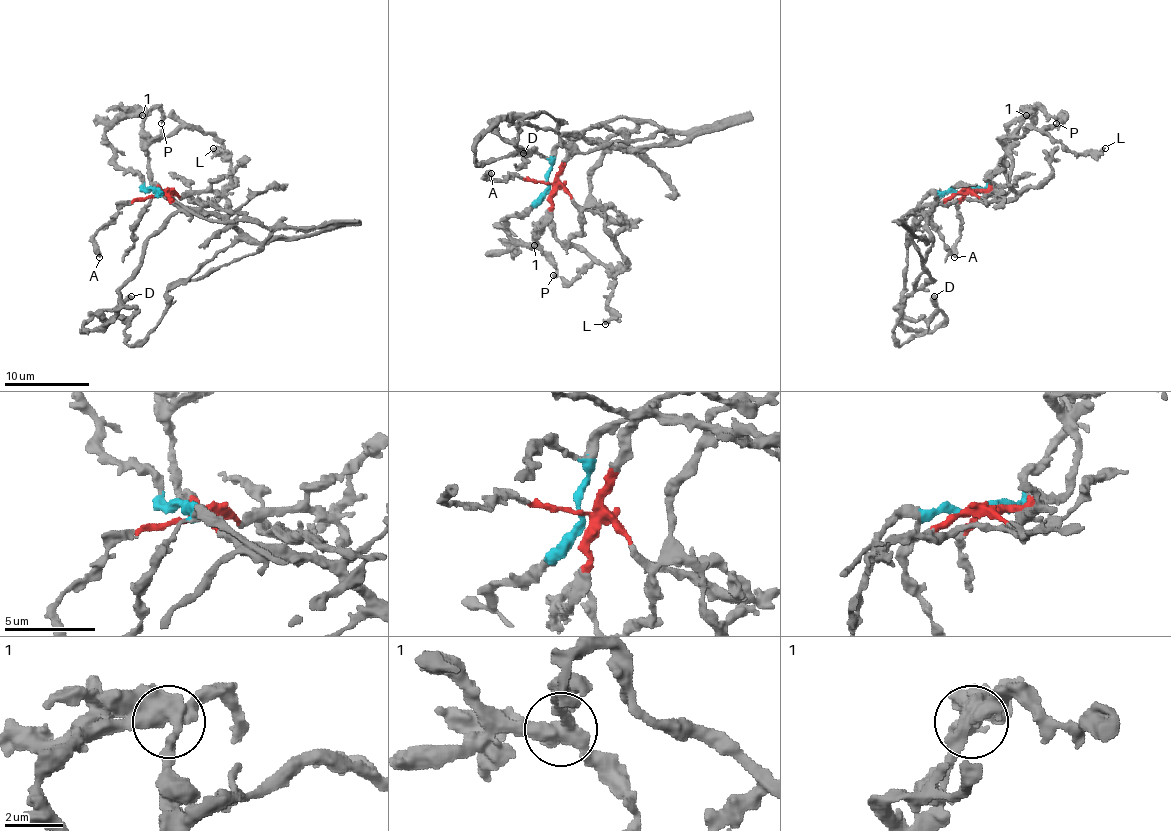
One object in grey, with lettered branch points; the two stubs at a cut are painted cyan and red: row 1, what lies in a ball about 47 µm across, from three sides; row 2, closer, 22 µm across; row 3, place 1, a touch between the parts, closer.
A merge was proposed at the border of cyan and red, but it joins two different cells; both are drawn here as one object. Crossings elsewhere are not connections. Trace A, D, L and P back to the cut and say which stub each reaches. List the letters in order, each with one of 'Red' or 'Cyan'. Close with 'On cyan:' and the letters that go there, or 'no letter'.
A: Red
D: Red
L: Red
P: Cyan
On cyan: P

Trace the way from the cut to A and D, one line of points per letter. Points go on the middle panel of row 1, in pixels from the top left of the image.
A: (549, 184), (522, 180), (517, 176), (486, 178), (492, 174)
D: (549, 184), (568, 144), (564, 136), (513, 123), (511, 119), (498, 121), (475, 144), (479, 163), (524, 153)

